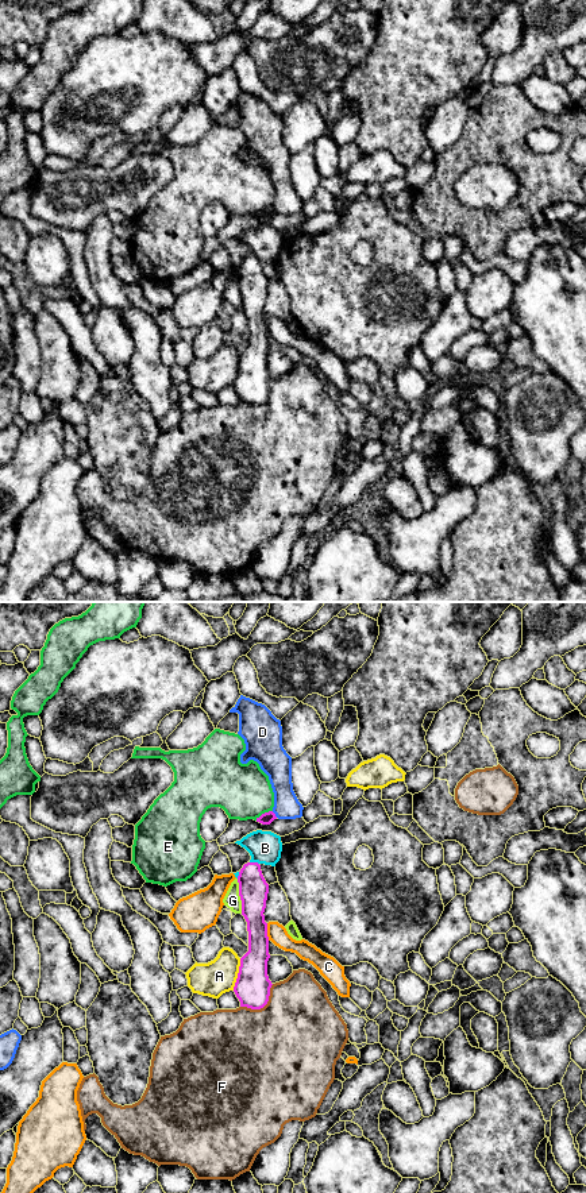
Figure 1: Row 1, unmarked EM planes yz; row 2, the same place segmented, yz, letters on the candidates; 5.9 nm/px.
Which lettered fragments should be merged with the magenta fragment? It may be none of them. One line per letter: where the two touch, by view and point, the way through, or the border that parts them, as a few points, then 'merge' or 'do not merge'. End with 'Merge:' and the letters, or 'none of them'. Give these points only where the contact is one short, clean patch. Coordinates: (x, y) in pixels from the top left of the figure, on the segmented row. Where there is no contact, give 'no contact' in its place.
A: yz (238, 975) | do not merge
B: yz (254, 863) | do not merge
C: yz (266, 931) | do not merge
D: yz (274, 814) | do not merge
E: yz (263, 814) | along yz (272, 810), (255, 819) | do not merge
F: yz (262, 1007) | do not merge
G: yz (239, 895) | along yz (236, 879), (242, 912) | do not merge
Merge: none of them

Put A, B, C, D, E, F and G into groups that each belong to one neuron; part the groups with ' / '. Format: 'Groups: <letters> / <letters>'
Groups: A / B / C / D / E / F / G

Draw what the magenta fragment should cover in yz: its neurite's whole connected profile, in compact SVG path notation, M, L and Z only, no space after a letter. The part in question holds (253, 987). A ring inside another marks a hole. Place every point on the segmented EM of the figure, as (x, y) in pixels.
M258 862L244 864L239 872L238 883L242 915L247 922L248 951L240 958L234 992L240 1007L261 1009L267 1004L273 985L267 976L270 954L267 923L263 915L269 884Z

